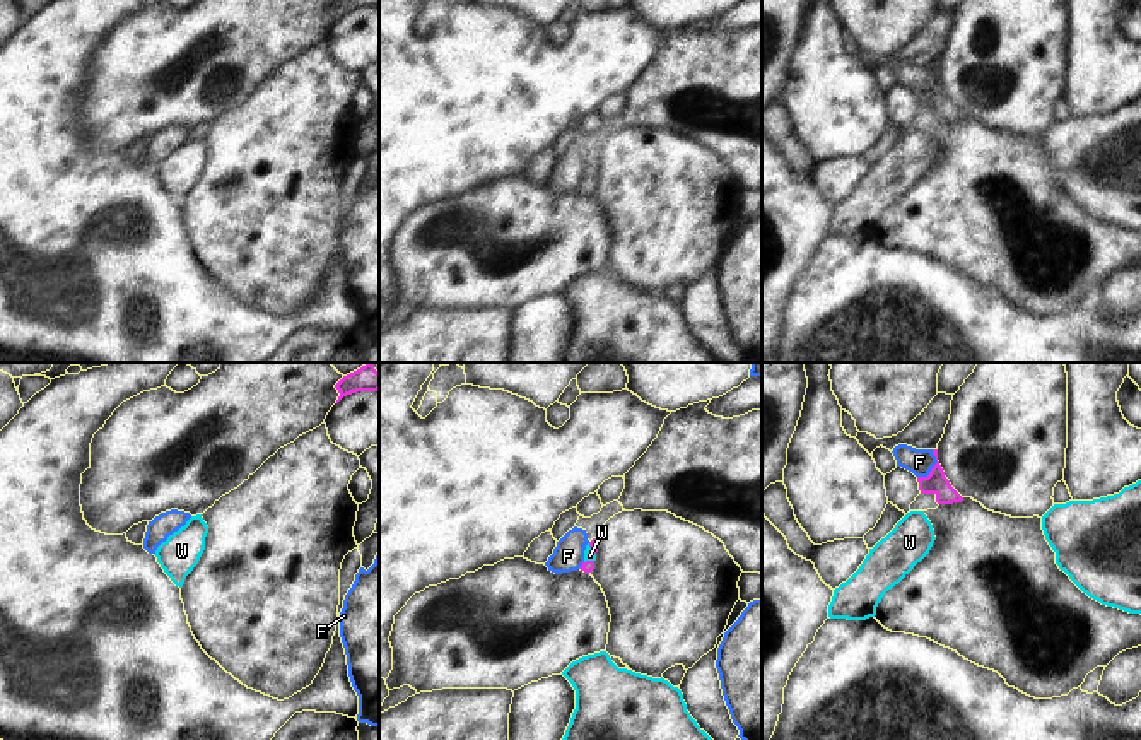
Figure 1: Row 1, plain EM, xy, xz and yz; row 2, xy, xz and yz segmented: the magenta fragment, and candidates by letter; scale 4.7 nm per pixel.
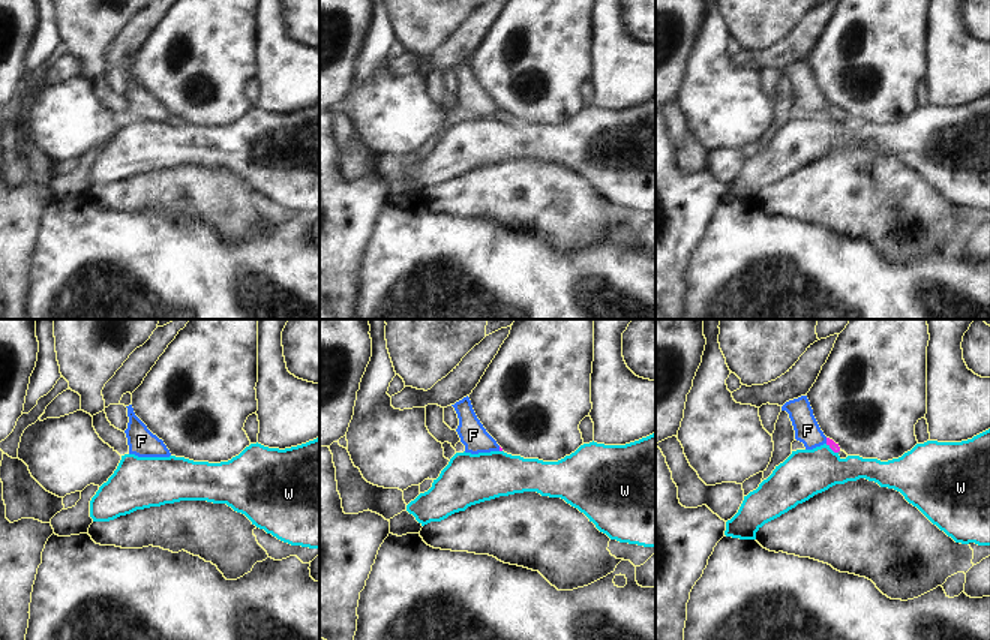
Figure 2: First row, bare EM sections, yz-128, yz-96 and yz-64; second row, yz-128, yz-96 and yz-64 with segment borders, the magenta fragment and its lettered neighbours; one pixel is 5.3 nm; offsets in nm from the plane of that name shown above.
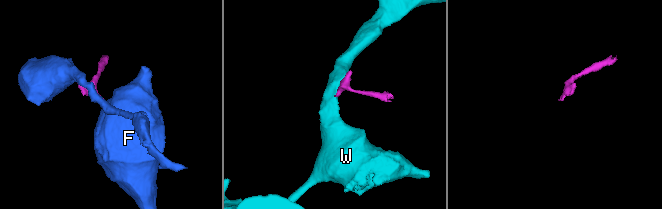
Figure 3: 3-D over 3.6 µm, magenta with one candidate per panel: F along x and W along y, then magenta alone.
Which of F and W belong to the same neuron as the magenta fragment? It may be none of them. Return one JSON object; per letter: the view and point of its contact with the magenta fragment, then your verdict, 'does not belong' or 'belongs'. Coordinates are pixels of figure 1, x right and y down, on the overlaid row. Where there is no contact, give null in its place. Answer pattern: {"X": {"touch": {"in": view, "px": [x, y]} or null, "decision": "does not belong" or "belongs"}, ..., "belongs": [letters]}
{"F": {"touch": {"in": "yz", "px": [933, 467]}, "decision": "does not belong"}, "W": {"touch": {"in": "xz", "px": [591, 549]}, "decision": "belongs"}, "belongs": ["W"]}

